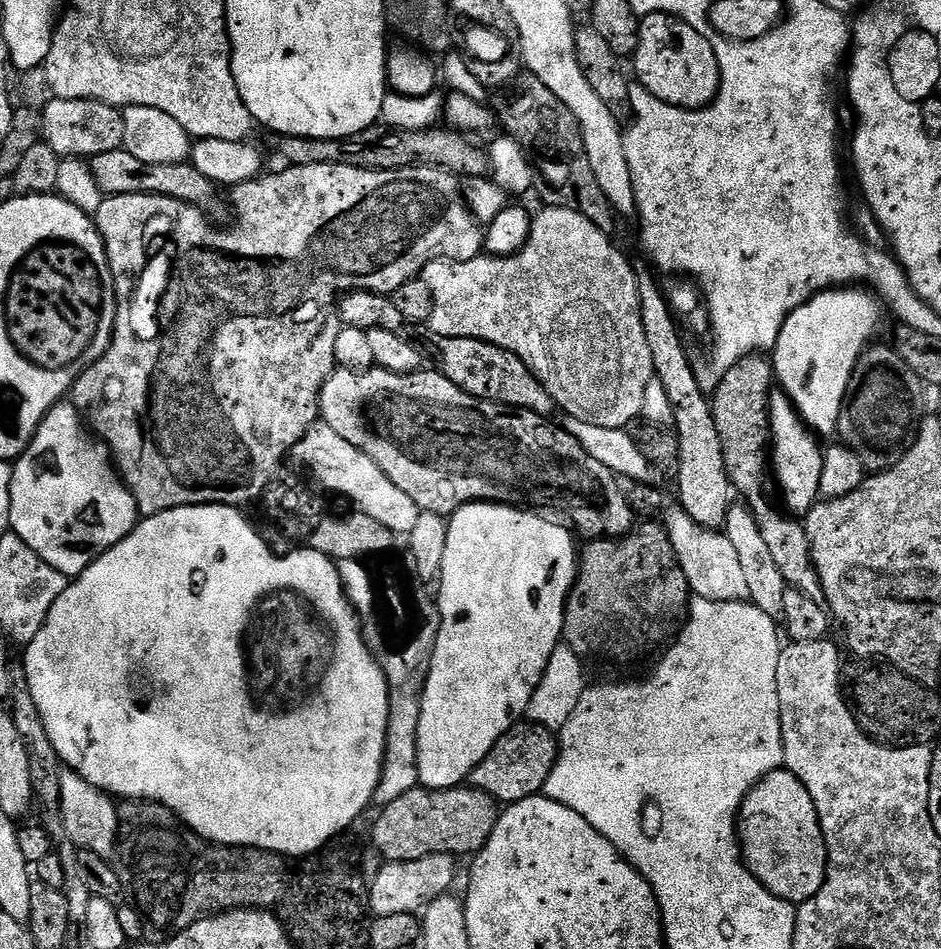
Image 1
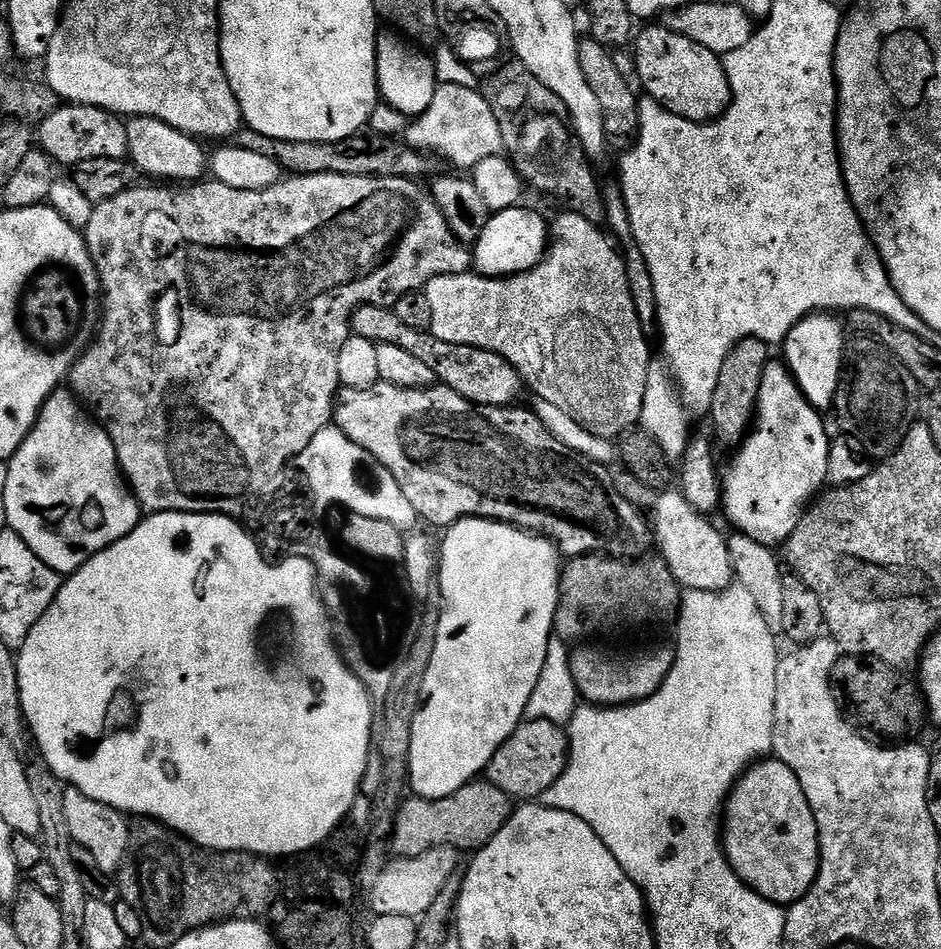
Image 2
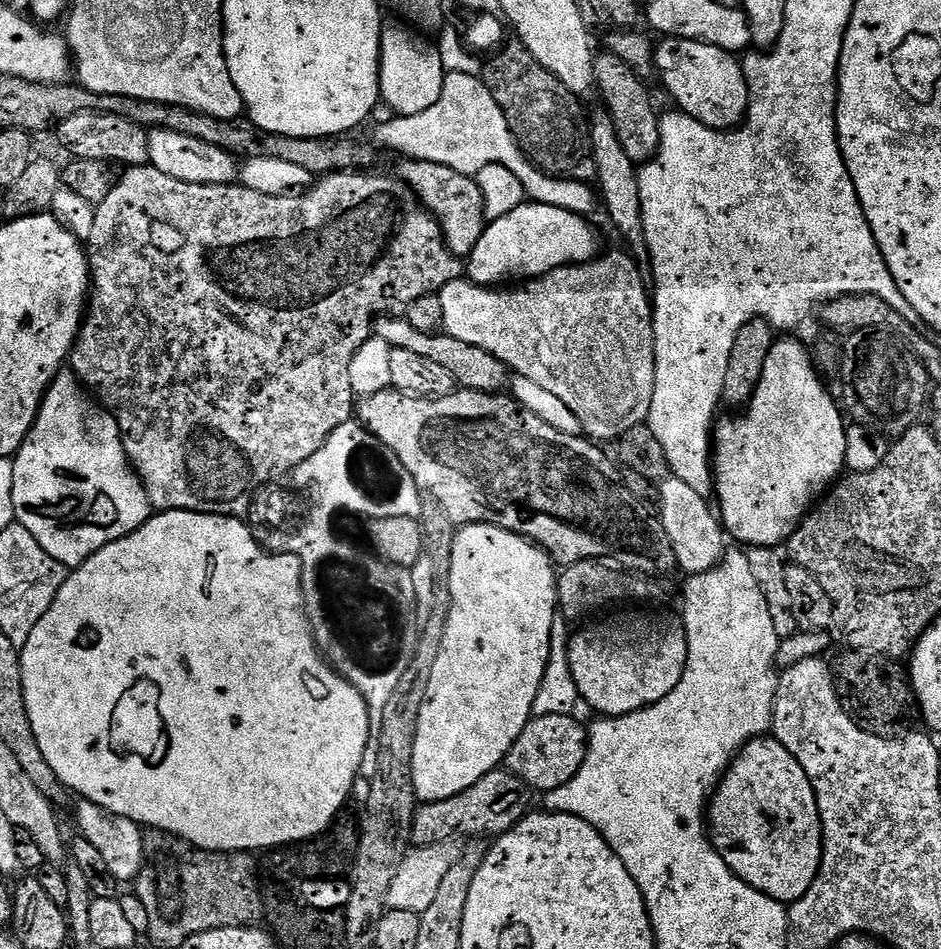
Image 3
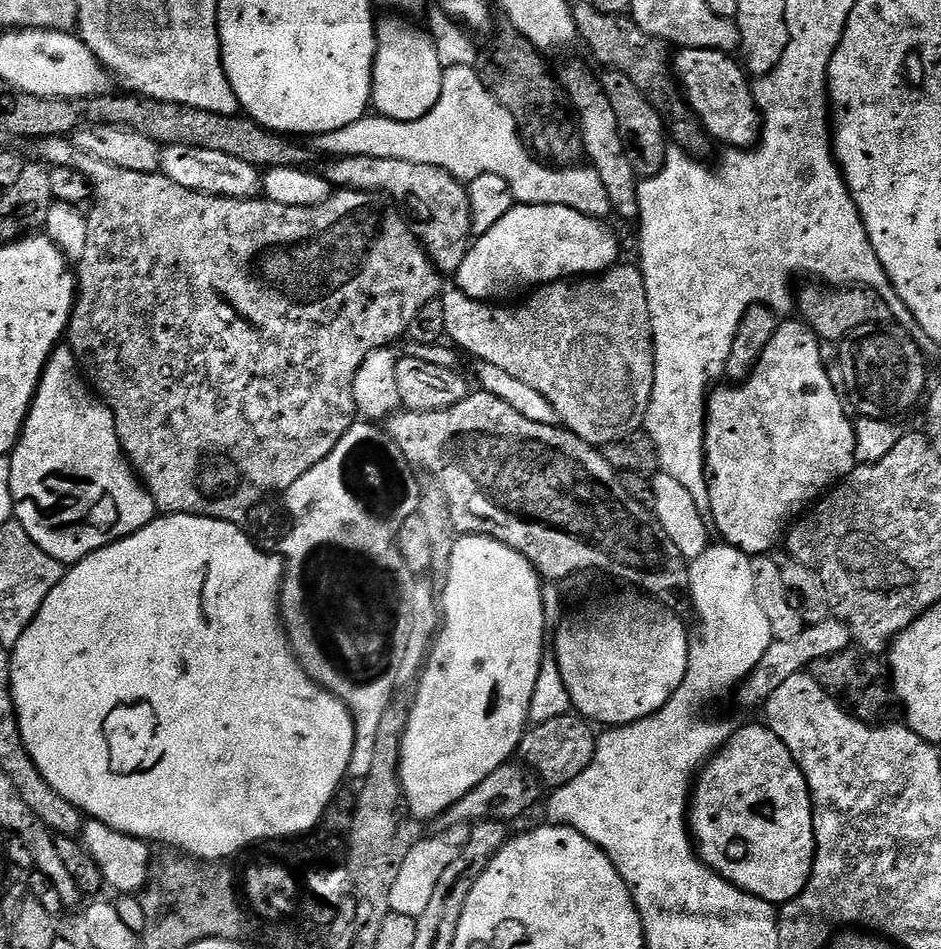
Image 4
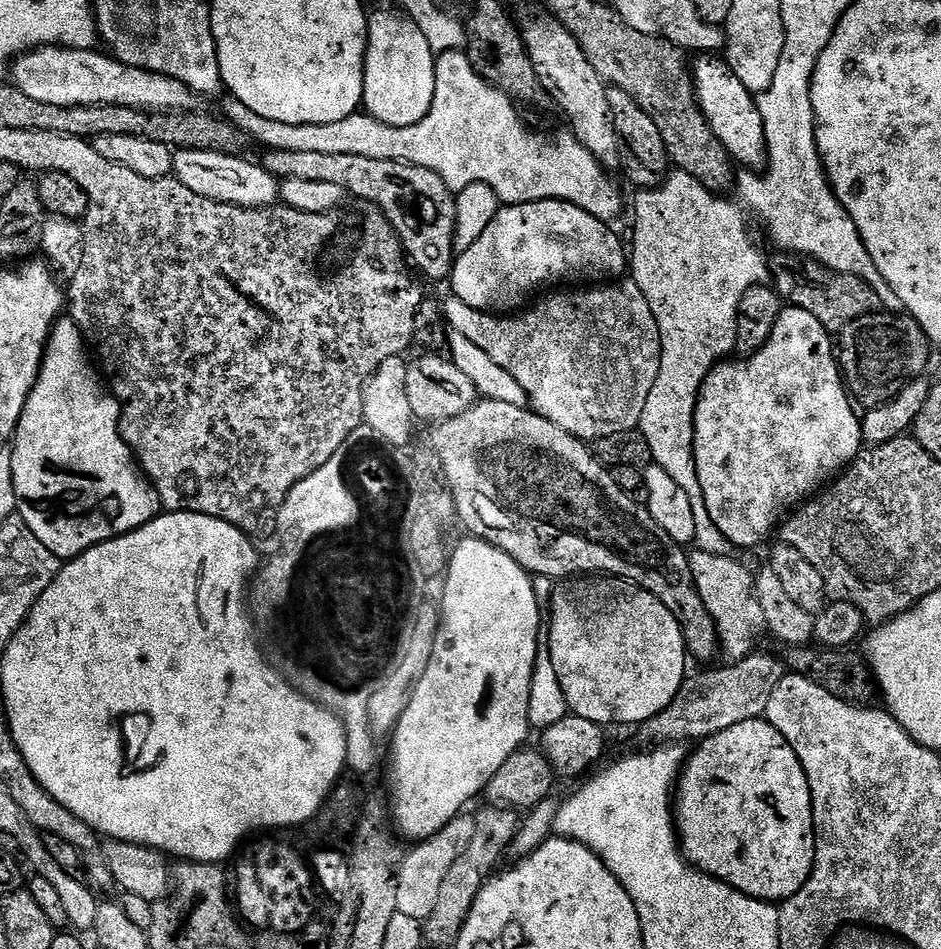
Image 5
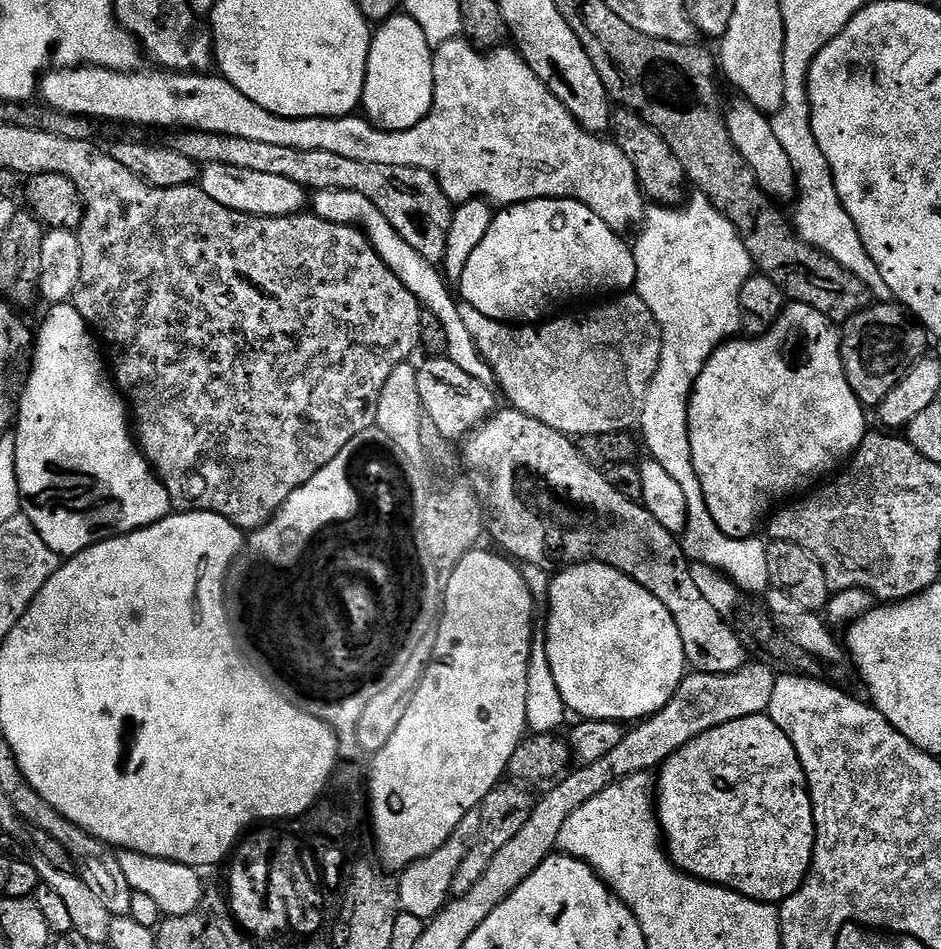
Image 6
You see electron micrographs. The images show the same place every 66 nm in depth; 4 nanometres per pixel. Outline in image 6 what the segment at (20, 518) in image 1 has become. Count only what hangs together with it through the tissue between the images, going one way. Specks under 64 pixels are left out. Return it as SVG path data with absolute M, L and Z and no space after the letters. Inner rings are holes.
M71 302L53 304L47 309L47 311L48 317L45 318L44 325L41 326L40 332L38 328L38 335L34 340L34 353L36 352L36 357L32 360L32 373L28 376L28 385L25 386L24 393L22 393L21 396L19 393L18 396L18 419L14 424L14 435L16 437L16 473L18 474L18 490L20 491L23 515L27 516L28 521L34 526L34 530L38 530L38 534L42 538L42 542L46 542L46 546L50 546L50 550L54 550L56 555L61 558L71 558L73 556L77 556L80 552L86 551L90 546L100 544L103 540L112 539L113 536L126 536L129 532L136 532L140 528L148 528L152 524L157 524L158 521L164 519L165 516L169 515L169 513L173 511L173 506L172 499L166 490L166 486L160 481L160 477L156 474L156 469L148 463L147 458L145 458L143 452L140 450L139 443L137 443L134 439L134 432L130 427L130 409L120 389L116 387L113 377L109 375L109 365L106 363L105 357L102 355L101 349L98 347L98 340L94 335L93 329L89 328L88 323L86 323L82 318L82 314L78 314L78 310L71 304Z

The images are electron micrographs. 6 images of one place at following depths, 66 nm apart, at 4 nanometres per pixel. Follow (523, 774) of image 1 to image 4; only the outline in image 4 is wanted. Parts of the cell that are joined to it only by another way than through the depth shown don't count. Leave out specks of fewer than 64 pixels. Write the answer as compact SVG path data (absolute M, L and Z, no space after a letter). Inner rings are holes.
M569 714L550 718L548 722L542 722L529 727L520 740L518 756L531 771L540 777L545 785L569 784L592 761L592 754L596 751L597 733L592 733L593 725L579 714Z

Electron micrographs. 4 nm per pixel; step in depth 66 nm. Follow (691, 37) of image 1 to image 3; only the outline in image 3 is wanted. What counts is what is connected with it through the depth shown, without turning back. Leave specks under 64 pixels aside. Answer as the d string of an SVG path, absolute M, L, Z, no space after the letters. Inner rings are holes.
M664 38L654 48L654 69L660 75L666 91L672 95L679 111L685 116L702 122L707 128L731 130L743 121L748 114L748 84L744 80L744 69L735 55L718 46L703 44L697 40L677 40Z

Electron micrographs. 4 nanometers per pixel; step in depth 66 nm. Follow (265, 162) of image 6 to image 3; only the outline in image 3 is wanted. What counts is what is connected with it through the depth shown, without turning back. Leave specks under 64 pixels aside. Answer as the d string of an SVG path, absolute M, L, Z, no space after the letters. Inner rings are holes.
M409 159L400 163L397 177L415 193L417 199L439 222L448 251L461 258L470 256L486 224L484 196L475 179L429 161Z

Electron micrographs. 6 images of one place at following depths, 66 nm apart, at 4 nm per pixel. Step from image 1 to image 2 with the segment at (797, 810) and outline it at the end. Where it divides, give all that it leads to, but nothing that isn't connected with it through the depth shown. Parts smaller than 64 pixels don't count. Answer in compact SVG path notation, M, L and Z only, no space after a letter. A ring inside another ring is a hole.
M761 758L740 777L736 784L731 785L727 801L722 808L722 843L725 855L728 857L729 869L737 872L740 879L749 888L752 888L759 896L764 896L770 902L781 906L791 906L812 889L816 881L816 875L820 870L820 831L818 830L818 822L814 818L814 810L802 790L802 782L798 782L798 774L794 774L794 770L790 770L790 766L786 766L786 762L782 762L779 758Z

